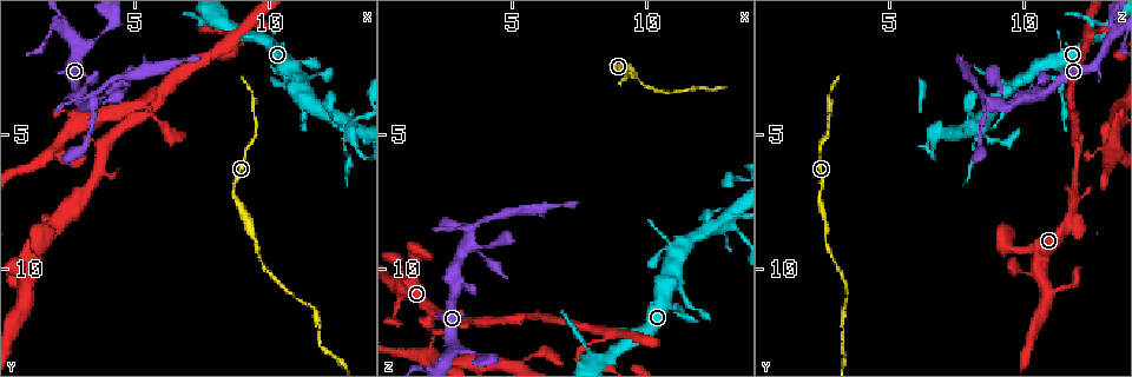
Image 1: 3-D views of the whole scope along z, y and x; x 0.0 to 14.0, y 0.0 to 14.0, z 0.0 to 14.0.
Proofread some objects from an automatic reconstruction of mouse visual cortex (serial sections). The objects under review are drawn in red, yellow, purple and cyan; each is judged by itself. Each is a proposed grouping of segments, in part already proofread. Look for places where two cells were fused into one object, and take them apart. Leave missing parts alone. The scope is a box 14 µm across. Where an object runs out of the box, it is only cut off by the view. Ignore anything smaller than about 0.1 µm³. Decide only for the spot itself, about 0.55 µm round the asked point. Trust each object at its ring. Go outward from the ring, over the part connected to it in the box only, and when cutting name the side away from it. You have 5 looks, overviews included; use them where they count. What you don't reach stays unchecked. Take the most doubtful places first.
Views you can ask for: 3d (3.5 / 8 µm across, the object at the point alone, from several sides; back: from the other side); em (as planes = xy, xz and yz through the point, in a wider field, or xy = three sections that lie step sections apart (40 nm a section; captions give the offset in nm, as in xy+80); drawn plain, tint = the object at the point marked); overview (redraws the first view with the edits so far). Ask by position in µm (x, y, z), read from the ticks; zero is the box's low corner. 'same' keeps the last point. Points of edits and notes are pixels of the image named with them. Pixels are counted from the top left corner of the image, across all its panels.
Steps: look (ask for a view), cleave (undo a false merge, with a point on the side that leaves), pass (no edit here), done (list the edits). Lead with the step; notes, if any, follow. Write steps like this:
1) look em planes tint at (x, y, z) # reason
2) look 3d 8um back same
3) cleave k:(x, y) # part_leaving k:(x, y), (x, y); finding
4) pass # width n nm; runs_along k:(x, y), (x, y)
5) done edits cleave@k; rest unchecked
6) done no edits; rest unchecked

look 3d 3.5um at (3.5, 3.9, 9.1) # thin neck

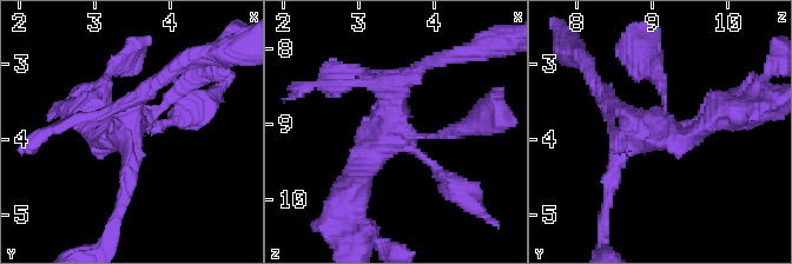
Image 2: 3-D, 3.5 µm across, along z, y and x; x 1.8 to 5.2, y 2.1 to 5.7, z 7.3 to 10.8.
look em xy step 3 tint at (3.45, 3.90, 9.05) # need the tissue

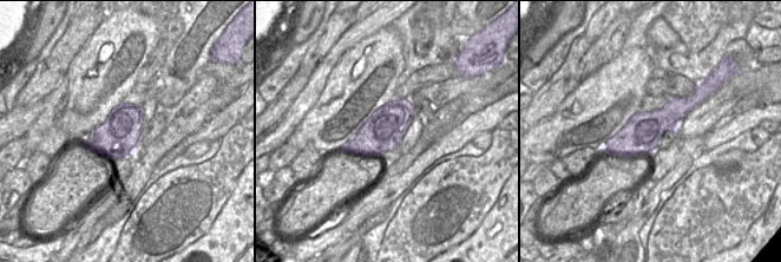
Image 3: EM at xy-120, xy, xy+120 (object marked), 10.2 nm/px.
pass # width 400 nm; runs_along 2:(354, 183), (416, 71); continuous, no second cell

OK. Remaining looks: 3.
look 3d 8um at (2.9, 2.0, 13.0) # three arms meet

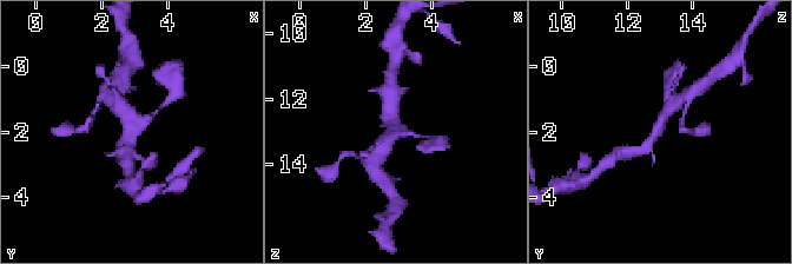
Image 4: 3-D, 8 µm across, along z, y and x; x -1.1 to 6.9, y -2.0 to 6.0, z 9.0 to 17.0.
look 3d 3.5um at (2.9, 2.0, 12.9)

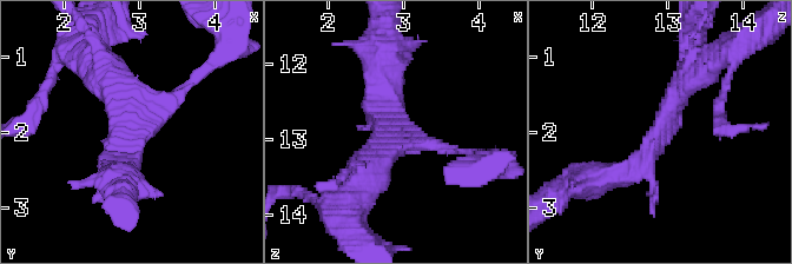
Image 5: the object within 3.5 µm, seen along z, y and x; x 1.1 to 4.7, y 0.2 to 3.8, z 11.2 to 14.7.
look em xy step 5 tint at (2.85, 1.95, 12.95)

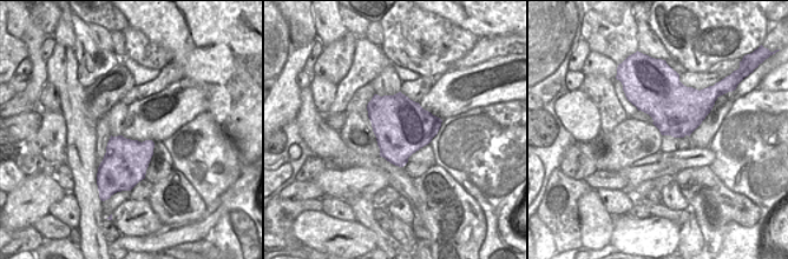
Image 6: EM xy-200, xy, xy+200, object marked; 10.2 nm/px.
pass # runs_along 5:(612, 175), (645, 160), (699, 66); one cell here

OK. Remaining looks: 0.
done no edits; rest unchecked

